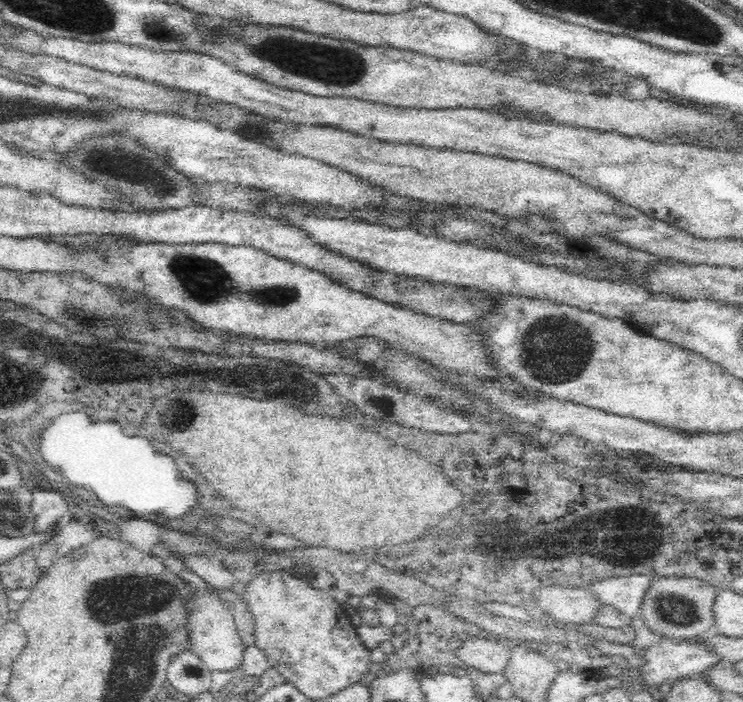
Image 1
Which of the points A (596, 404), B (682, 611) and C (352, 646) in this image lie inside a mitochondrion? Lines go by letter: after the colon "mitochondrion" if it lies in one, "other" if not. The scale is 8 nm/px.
A: other
B: mitochondrion
C: other

